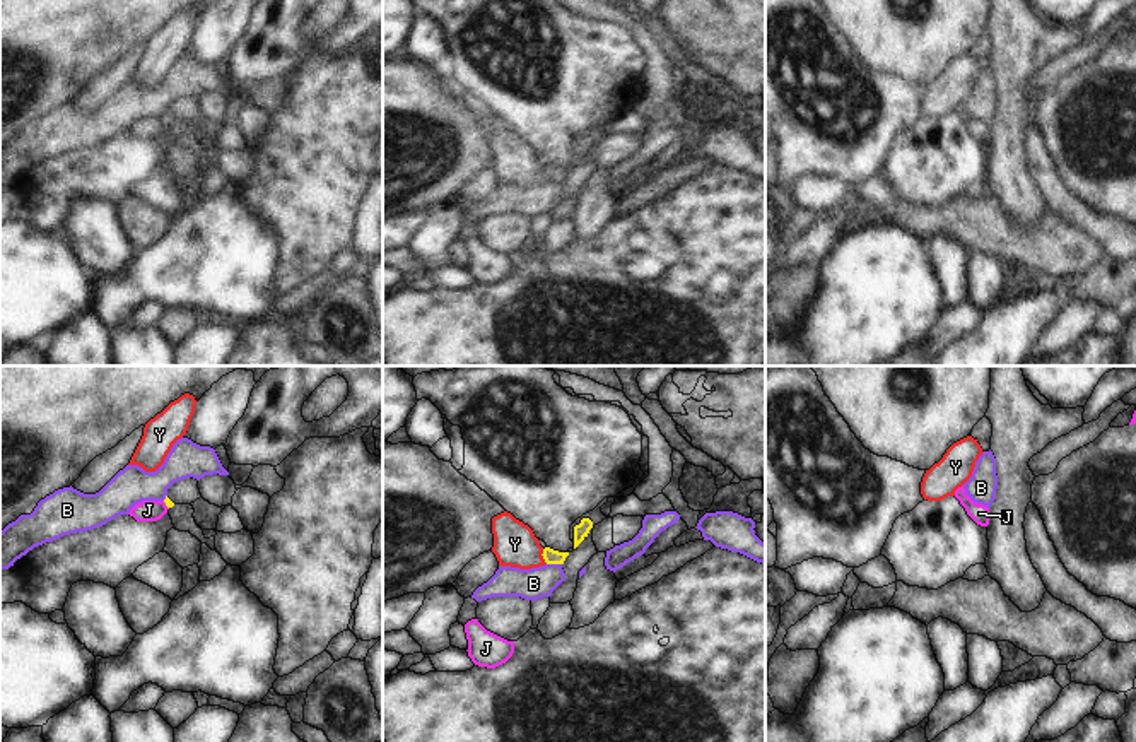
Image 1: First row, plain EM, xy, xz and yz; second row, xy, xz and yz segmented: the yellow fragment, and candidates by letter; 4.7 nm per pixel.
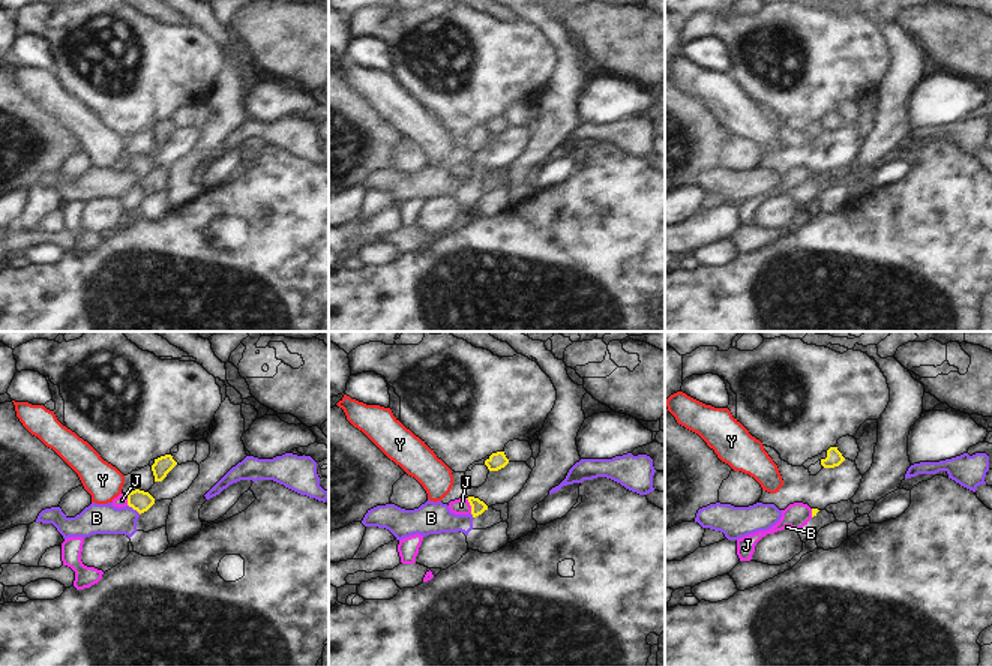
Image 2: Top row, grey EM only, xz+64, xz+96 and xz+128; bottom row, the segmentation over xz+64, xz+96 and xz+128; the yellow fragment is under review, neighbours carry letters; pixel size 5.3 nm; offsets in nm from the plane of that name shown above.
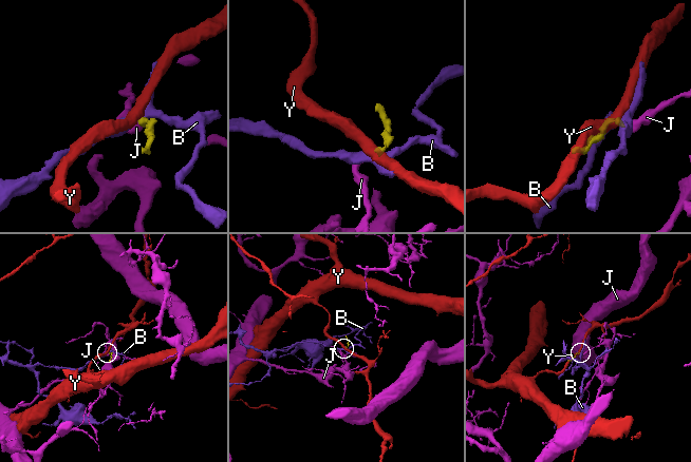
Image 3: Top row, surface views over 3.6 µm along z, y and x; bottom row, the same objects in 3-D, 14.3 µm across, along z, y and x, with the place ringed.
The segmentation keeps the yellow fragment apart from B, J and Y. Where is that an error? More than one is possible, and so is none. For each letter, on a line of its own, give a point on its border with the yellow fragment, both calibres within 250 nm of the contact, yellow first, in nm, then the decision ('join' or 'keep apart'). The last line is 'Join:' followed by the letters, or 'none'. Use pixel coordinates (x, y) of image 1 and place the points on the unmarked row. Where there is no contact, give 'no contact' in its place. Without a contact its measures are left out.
B: contact xz (554, 180); calibres 70 and 150 nm; keep apart
J: contact xy (166, 122); calibres 40 and 100 nm; keep apart
Y: contact xz (542, 171); calibres 70 and 200 nm; keep apart
Join: none

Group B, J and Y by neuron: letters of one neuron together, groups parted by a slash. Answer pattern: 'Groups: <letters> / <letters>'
Groups: B / J / Y

